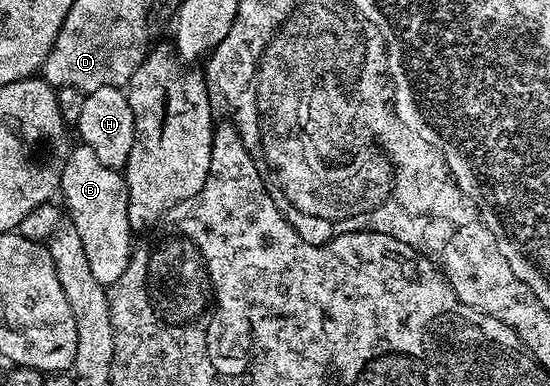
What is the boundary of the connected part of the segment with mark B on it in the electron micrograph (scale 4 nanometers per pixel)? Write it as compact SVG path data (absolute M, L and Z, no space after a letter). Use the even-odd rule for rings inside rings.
M87 144L71 147L70 157L62 171L60 196L66 199L65 211L70 211L69 223L76 226L88 253L88 263L96 282L107 286L115 284L128 270L132 255L130 249L130 219L128 218L128 186L126 177L119 169L104 166L100 158Z

